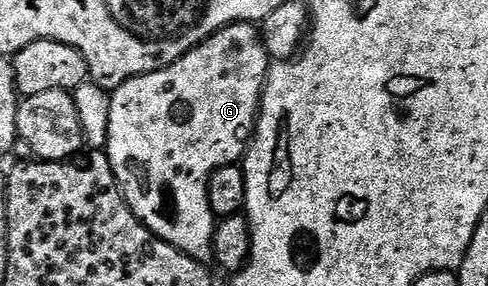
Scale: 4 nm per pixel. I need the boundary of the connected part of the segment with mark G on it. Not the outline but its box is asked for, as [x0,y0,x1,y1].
[105,22,269,264]

